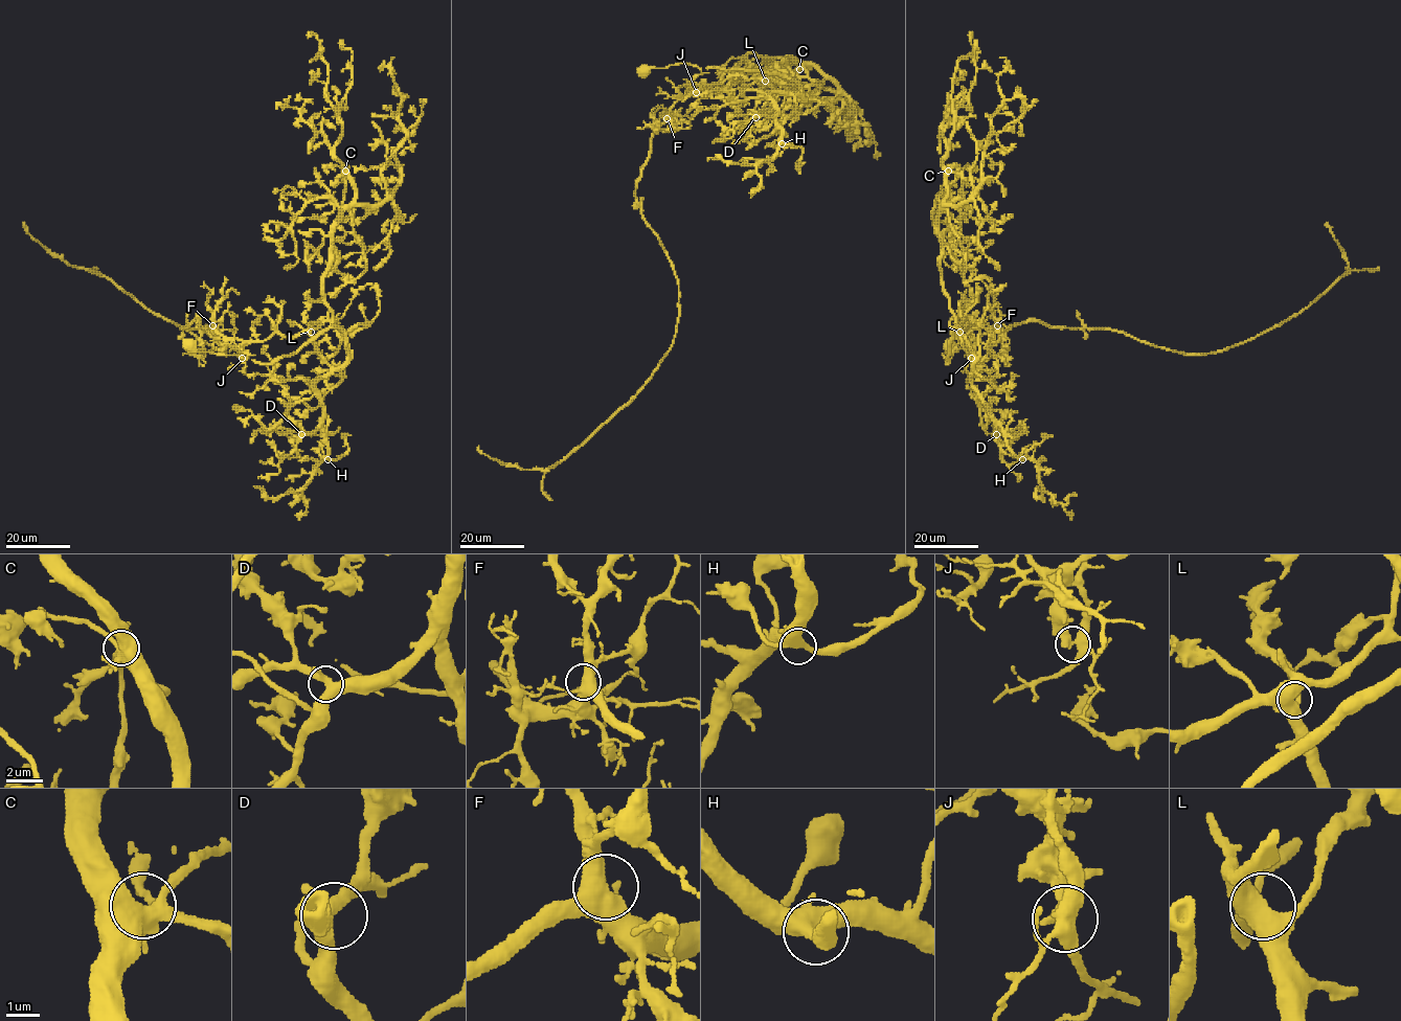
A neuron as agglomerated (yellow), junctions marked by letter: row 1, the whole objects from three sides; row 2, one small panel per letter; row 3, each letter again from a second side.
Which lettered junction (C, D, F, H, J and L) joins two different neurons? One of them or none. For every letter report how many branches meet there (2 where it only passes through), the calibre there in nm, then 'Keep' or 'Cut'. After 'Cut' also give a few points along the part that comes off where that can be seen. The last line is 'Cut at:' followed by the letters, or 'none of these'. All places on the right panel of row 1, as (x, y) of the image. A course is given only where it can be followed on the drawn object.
C: Branches: 5. Thickness 480 nm. Keep
D: Branches: 4. Thickness 360 nm. Keep
F: Branches: 4. Thickness 500 nm. Keep
H: Branches: 4. Thickness 460 nm. Keep
J: Branches: 4. Thickness 420 nm. Cut. Course of the part to remove: (971, 359), (973, 339), (1032, 321), (1109, 329), (1179, 353), (1228, 348), (1294, 316), (1349, 270), (1327, 223)
L: Branches: 4. Thickness 500 nm. Keep
Cut at: J

